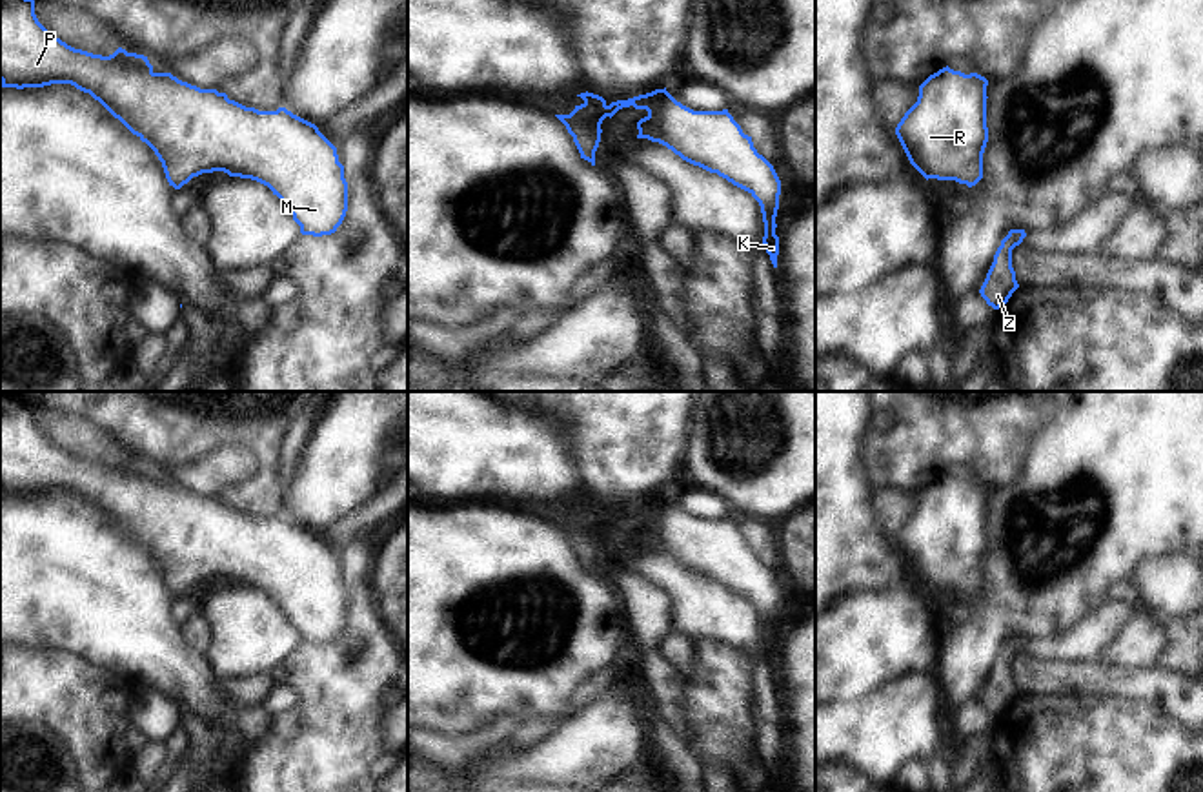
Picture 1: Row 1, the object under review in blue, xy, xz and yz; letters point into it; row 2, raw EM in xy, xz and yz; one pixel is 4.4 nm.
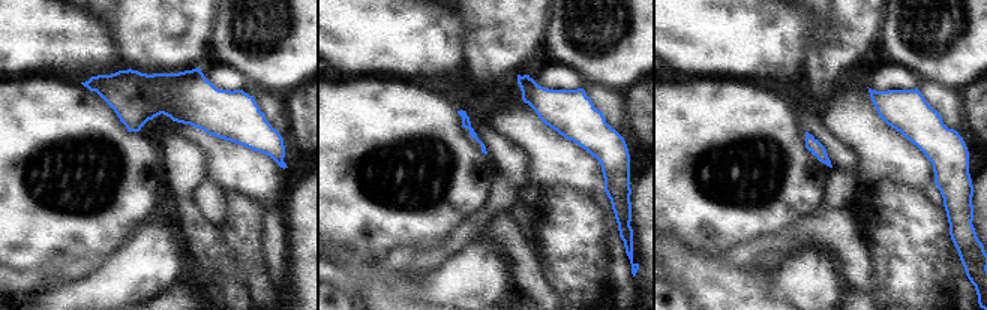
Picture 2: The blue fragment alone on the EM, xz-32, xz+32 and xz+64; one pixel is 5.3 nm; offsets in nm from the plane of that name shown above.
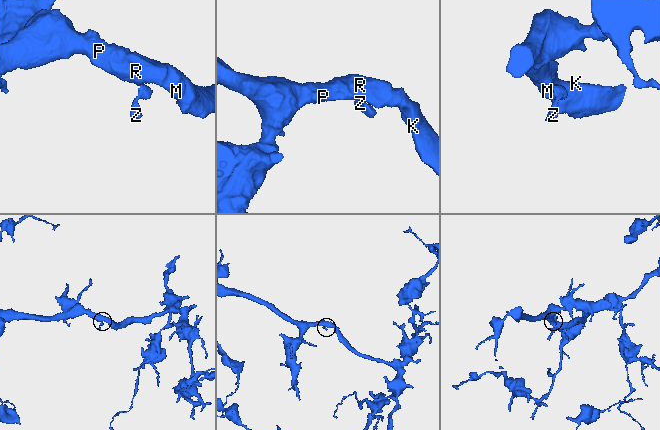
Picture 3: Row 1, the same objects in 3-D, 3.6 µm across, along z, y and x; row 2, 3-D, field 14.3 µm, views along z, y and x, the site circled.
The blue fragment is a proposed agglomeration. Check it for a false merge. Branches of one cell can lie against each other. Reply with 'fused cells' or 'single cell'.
single cell

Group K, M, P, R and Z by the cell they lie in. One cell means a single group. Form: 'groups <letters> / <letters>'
groups K M P R Z

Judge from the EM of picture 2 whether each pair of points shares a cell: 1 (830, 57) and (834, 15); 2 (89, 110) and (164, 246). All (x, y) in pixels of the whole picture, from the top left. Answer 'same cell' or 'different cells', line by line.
1: same cell
2: different cells

